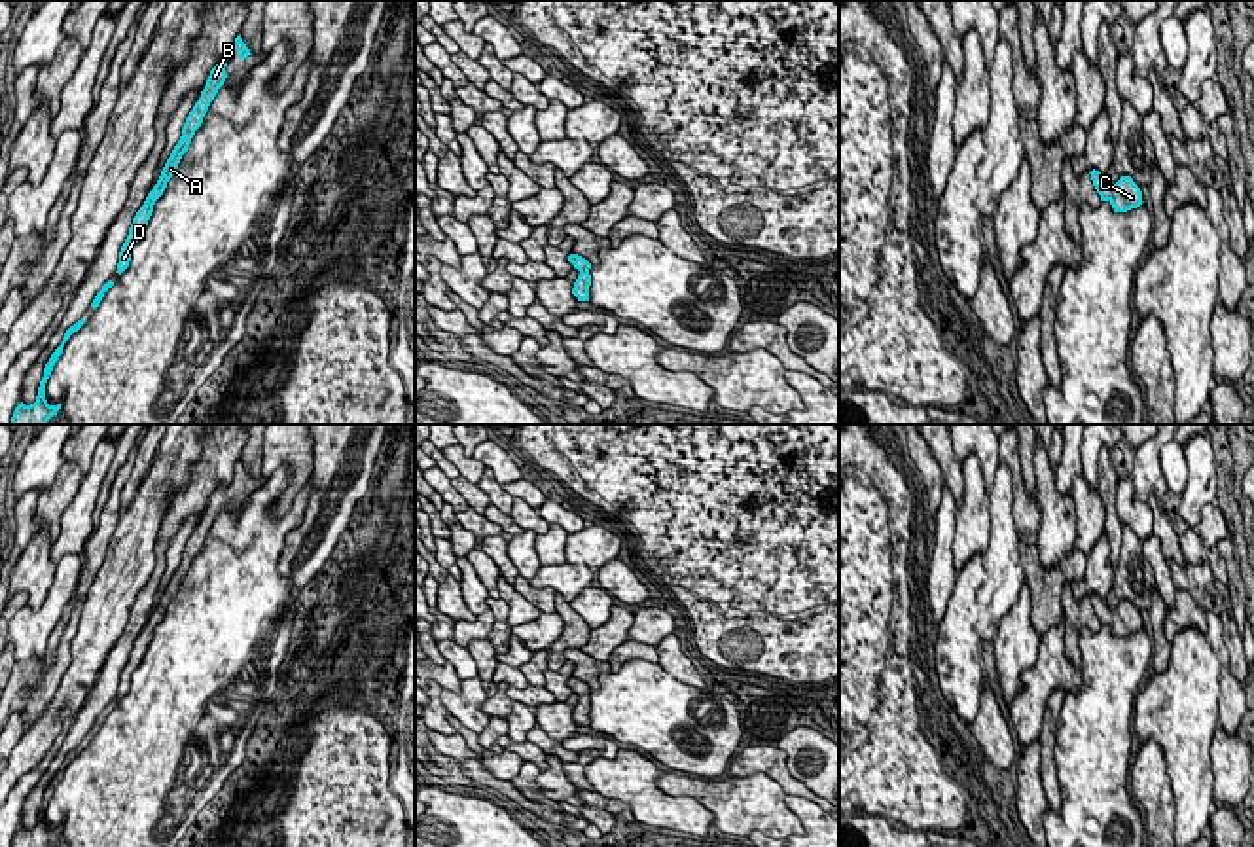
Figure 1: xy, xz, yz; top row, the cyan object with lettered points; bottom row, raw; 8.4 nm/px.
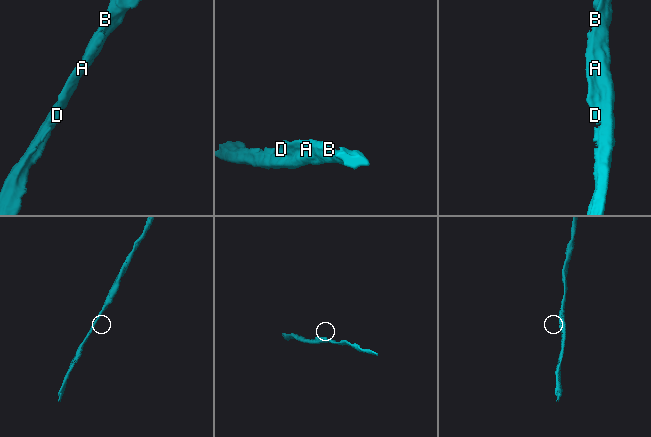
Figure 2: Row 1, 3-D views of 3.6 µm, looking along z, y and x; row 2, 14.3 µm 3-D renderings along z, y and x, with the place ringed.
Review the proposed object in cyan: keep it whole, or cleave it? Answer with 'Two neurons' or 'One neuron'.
One neuron

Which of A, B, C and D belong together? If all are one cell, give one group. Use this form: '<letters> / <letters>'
A B C D

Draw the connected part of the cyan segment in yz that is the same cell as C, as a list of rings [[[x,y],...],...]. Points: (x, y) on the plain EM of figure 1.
[[[1093,593],[1089,599],[1097,618],[1101,620],[1101,625],[1108,625],[1114,637],[1127,637],[1144,627],[1142,616],[1131,601],[1121,601],[1114,610],[1110,610],[1108,603],[1099,595]]]

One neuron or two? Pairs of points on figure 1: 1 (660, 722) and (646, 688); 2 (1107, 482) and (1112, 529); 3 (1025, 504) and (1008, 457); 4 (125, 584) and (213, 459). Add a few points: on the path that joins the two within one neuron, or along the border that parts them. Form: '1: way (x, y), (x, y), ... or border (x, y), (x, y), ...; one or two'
1: way (658, 715), (646, 703), (646, 696); one
2: way (1109, 493), (1110, 518); one
3: way (1020, 493), (1016, 468); one
4: border (173, 499), (156, 542), (156, 567), (144, 584); two

